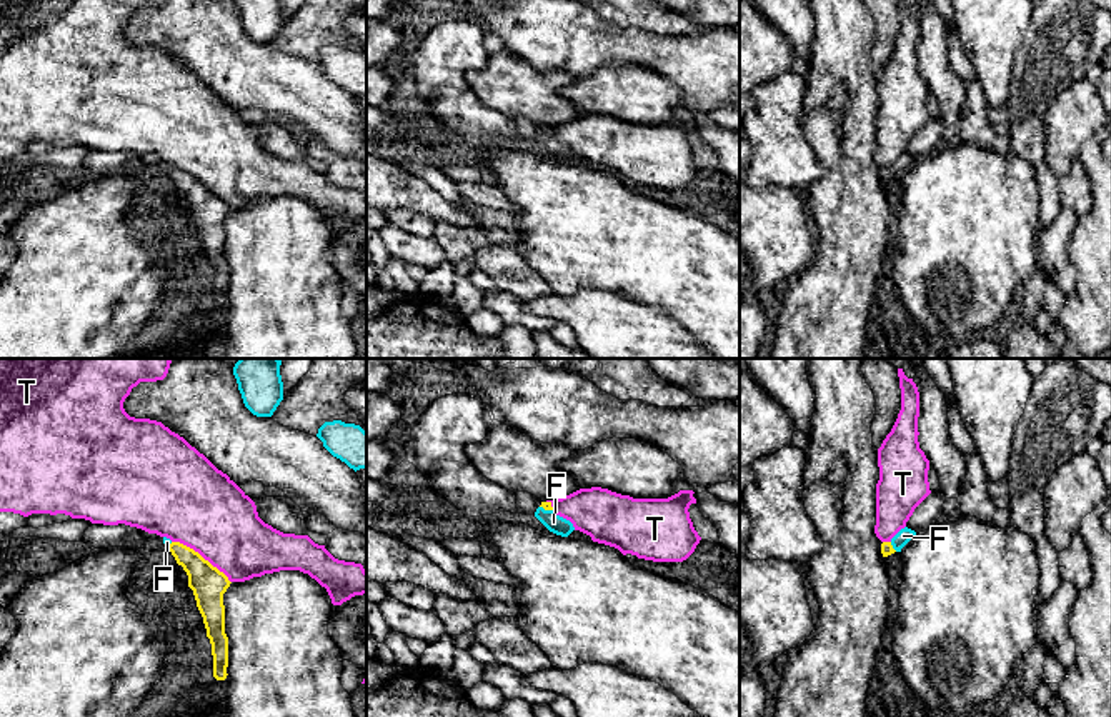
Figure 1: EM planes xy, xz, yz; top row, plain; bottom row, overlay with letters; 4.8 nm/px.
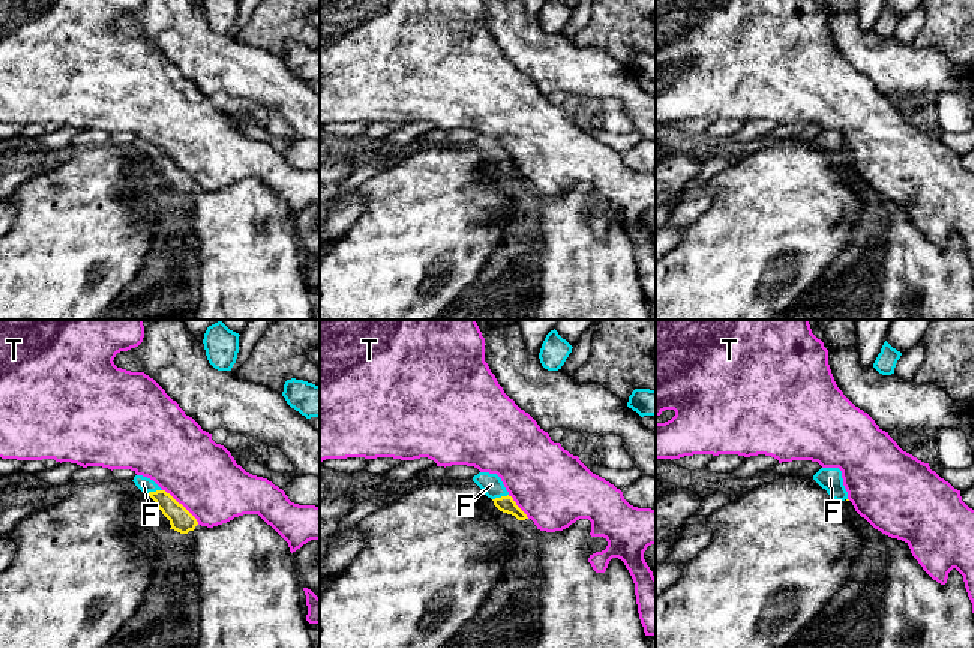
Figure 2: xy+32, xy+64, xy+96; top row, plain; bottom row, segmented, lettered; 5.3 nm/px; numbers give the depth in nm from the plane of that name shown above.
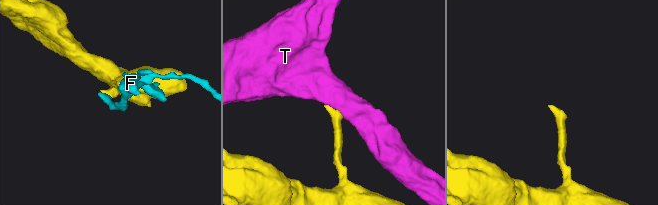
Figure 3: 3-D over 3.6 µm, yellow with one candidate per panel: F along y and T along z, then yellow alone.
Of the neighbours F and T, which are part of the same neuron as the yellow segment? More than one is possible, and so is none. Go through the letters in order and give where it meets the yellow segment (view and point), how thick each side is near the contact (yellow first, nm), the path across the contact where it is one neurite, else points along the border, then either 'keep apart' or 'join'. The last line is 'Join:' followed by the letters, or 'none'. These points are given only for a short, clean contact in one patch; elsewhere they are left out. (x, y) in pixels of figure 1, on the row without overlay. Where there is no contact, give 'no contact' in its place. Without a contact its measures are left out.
F: meets yellow in xz at (547, 135); 50 nm thick on the yellow side, 90 nm on the other; runs through xz (547, 132), (547, 135), (553, 149); join
T: meets yellow in xy at (200, 182); 170 nm thick on the yellow side, 400 nm on the other; keep apart
Join: F

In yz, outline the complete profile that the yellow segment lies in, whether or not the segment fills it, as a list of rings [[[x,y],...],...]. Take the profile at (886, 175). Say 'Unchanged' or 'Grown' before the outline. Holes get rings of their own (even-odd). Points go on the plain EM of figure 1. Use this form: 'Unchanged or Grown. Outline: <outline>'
Grown. Outline: [[[904,153],[901,155],[889,168],[881,170],[883,183],[888,183],[894,178],[901,178],[901,175],[916,162],[914,157]]]

